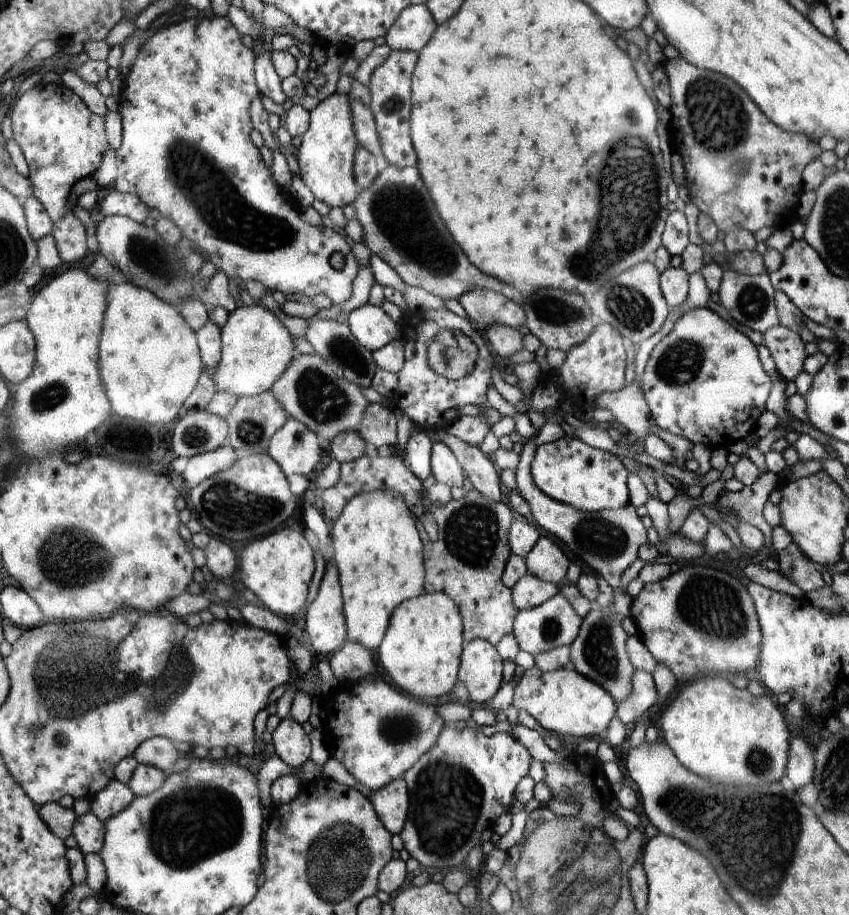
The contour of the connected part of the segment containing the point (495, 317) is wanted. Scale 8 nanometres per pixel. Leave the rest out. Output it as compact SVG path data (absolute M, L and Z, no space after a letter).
M472 289L457 300L468 313L469 320L477 322L482 329L496 325L518 329L527 321L524 309L517 302L490 289Z

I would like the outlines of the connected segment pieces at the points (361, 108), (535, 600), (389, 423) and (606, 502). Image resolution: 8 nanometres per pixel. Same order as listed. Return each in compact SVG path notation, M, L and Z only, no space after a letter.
M353 96L350 102L353 110L355 137L359 146L371 152L375 157L380 156L383 152L372 111L363 103L354 100Z
M528 574L523 576L511 591L512 602L516 610L521 611L540 606L559 591L559 586Z
M370 403L358 426L359 435L372 446L394 446L397 443L397 420L390 409L378 403Z
M568 434L554 442L540 445L529 471L532 482L546 496L582 512L597 513L606 509L621 509L629 503L629 472L623 462L613 454L592 448Z

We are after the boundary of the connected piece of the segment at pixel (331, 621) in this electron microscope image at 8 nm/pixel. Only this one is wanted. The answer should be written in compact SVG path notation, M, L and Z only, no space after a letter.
M333 560L326 570L316 598L302 614L310 646L318 655L335 653L347 641L339 572Z

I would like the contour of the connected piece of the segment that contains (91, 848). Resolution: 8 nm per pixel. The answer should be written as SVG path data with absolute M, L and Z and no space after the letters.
M92 812L77 817L73 826L73 834L70 838L70 843L72 843L74 846L78 846L84 855L90 852L99 854L105 844L104 823Z

